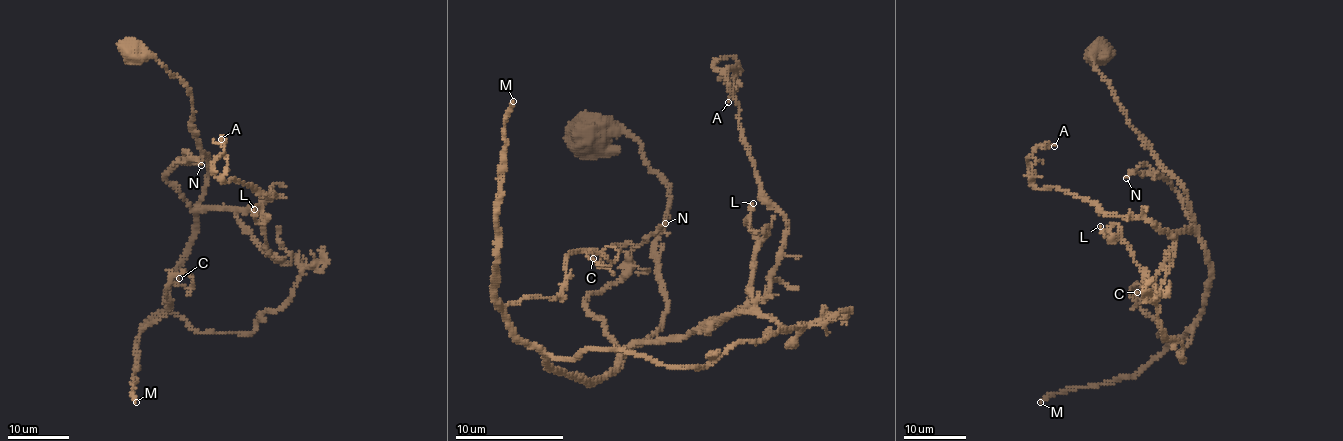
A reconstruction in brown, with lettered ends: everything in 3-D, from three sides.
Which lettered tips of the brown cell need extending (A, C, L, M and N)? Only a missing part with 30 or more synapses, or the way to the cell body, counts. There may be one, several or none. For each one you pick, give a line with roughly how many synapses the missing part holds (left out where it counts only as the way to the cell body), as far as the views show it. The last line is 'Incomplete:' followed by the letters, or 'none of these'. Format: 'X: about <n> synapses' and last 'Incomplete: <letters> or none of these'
M: about 550 synapses
Incomplete: M

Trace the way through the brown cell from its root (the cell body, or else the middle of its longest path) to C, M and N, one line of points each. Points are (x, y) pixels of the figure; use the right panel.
C: (1094, 53), (1183, 188), (1208, 264), (1182, 338), (1161, 338), (1137, 292)
M: (1094, 53), (1087, 56), (1126, 121), (1183, 188), (1209, 283), (1198, 322), (1136, 374), (1053, 392), (1040, 402)
N: (1094, 53), (1087, 56), (1112, 88), (1126, 121), (1183, 188), (1196, 229), (1170, 182), (1148, 165), (1126, 178)

